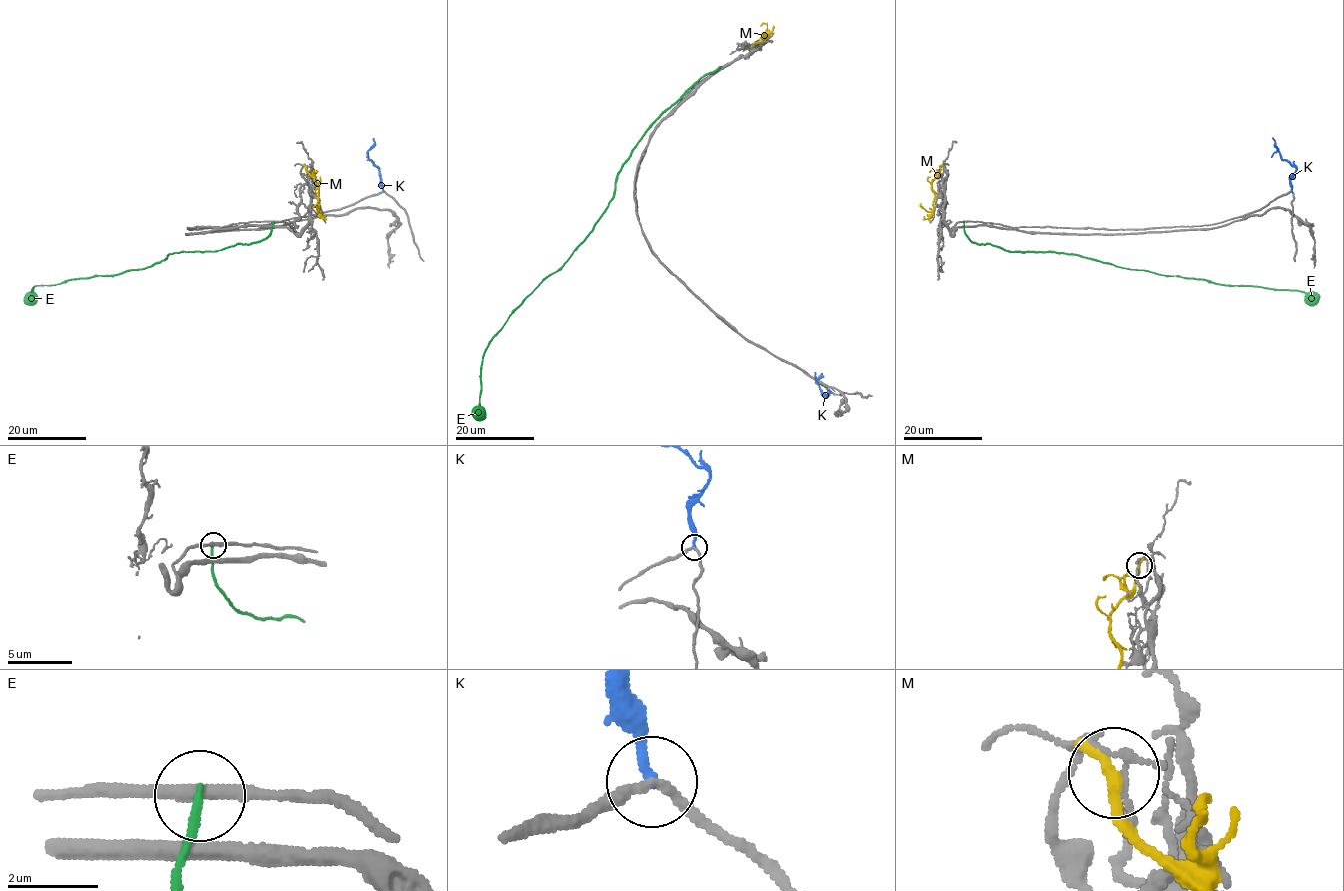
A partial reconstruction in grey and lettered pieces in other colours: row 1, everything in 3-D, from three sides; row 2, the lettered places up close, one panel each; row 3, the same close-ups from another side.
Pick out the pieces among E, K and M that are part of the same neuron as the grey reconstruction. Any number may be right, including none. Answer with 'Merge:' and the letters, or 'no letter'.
Merge: no letter

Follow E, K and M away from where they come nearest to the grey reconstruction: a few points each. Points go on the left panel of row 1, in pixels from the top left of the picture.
E: (274, 222), (271, 233), (255, 242), (174, 252), (145, 268), (37, 285), (32, 301)
K: (383, 191), (379, 169), (368, 158), (374, 138)
M: (306, 168), (318, 186), (318, 212), (319, 206), (312, 207)

